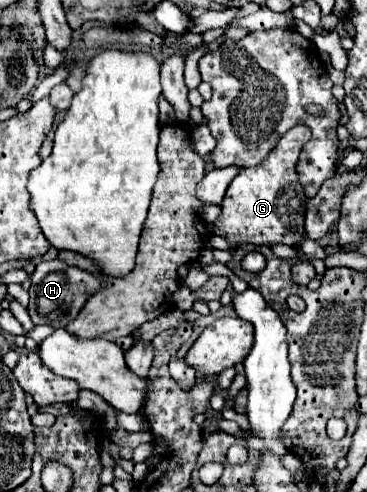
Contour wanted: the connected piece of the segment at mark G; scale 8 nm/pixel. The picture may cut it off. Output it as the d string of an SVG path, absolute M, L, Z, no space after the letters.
M306 125L292 127L274 147L270 157L256 167L240 169L238 177L230 183L224 201L222 213L214 221L214 235L224 237L232 247L246 243L252 245L298 245L304 237L304 213L306 201L304 189L296 175L296 161L310 137Z

